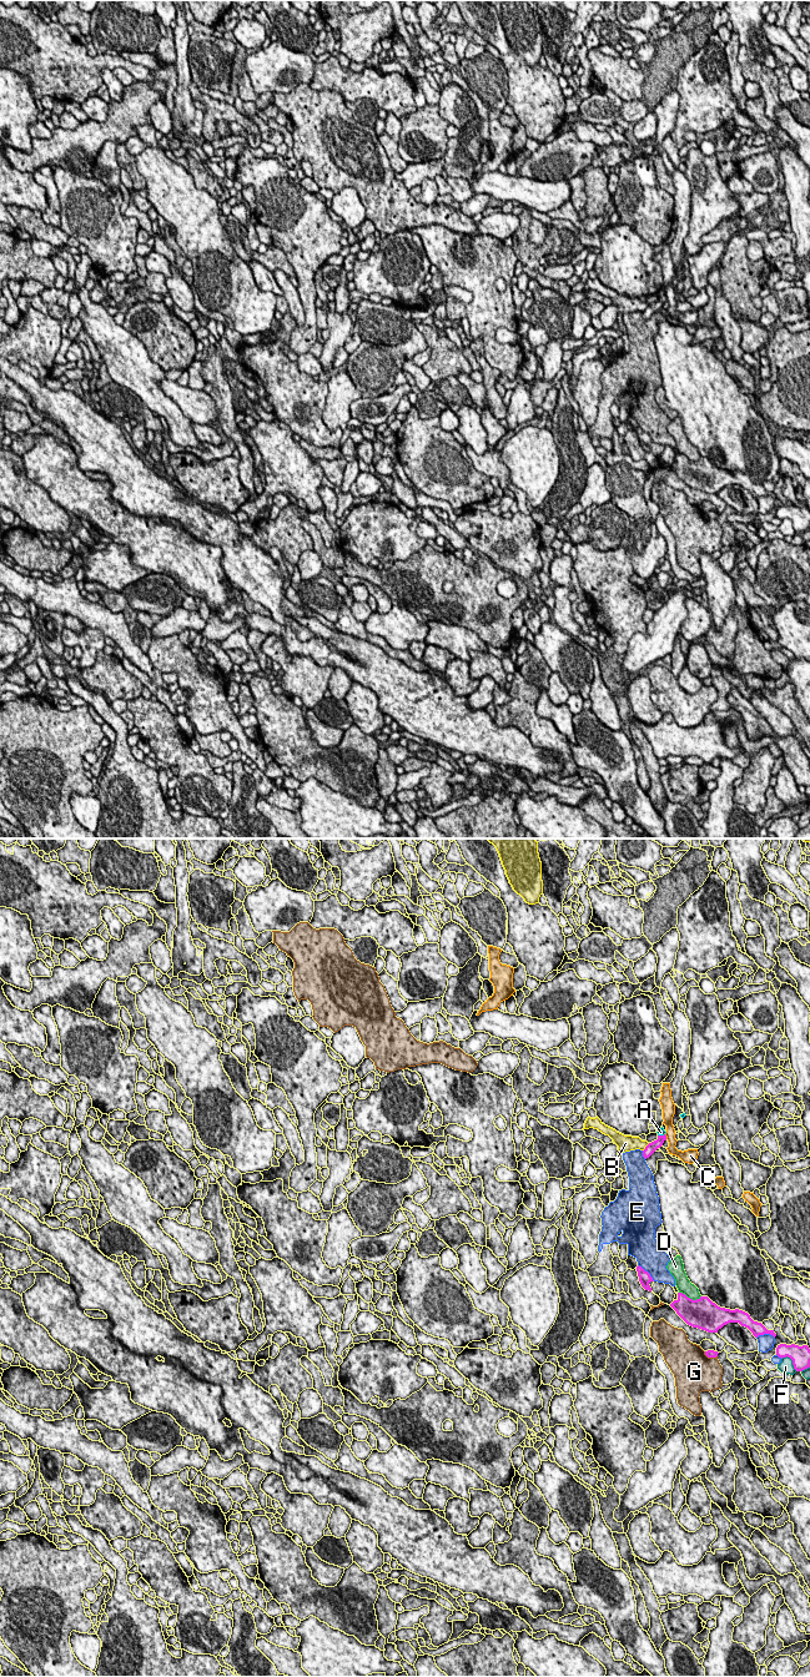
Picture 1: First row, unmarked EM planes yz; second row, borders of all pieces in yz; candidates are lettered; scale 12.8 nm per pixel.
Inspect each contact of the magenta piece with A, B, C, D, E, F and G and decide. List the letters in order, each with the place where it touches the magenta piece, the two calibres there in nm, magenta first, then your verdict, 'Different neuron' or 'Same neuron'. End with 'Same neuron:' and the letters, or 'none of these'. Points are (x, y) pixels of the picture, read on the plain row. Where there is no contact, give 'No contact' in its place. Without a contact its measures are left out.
A: Touches magenta at yz (660, 297). Thickness 140 nm (magenta) against 90 nm. Different neuron
B: Touches magenta at yz (645, 308). Thickness 140 nm (magenta) against 220 nm. Different neuron
C: Touches magenta at yz (665, 298). Thickness 140 nm (magenta) against 130 nm. Different neuron
D: Touches magenta at yz (689, 459). Thickness 380 nm (magenta) against 190 nm. Different neuron
E: Touches magenta at yz (647, 433). Thickness 160 nm (magenta) against 360 nm. Different neuron
F: Touches magenta at yz (791, 520). Thickness 260 nm (magenta) against 180 nm. Different neuron
G: Touches magenta at yz (710, 518). Thickness 100 nm (magenta) against 460 nm. Different neuron
Same neuron: none of these

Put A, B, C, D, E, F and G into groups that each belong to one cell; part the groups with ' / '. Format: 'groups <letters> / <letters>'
groups A / B / C / D / E / F / G

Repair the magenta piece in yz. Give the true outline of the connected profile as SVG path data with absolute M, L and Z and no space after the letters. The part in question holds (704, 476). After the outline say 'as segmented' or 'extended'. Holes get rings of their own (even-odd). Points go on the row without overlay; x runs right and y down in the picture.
M678 454L678 460L670 468L688 487L708 494L718 494L729 484L739 484L748 489L755 499L764 495L776 498L774 492L768 492L761 484L754 483L748 474L739 470L720 469L708 458L693 462L685 455Z; as segmented

